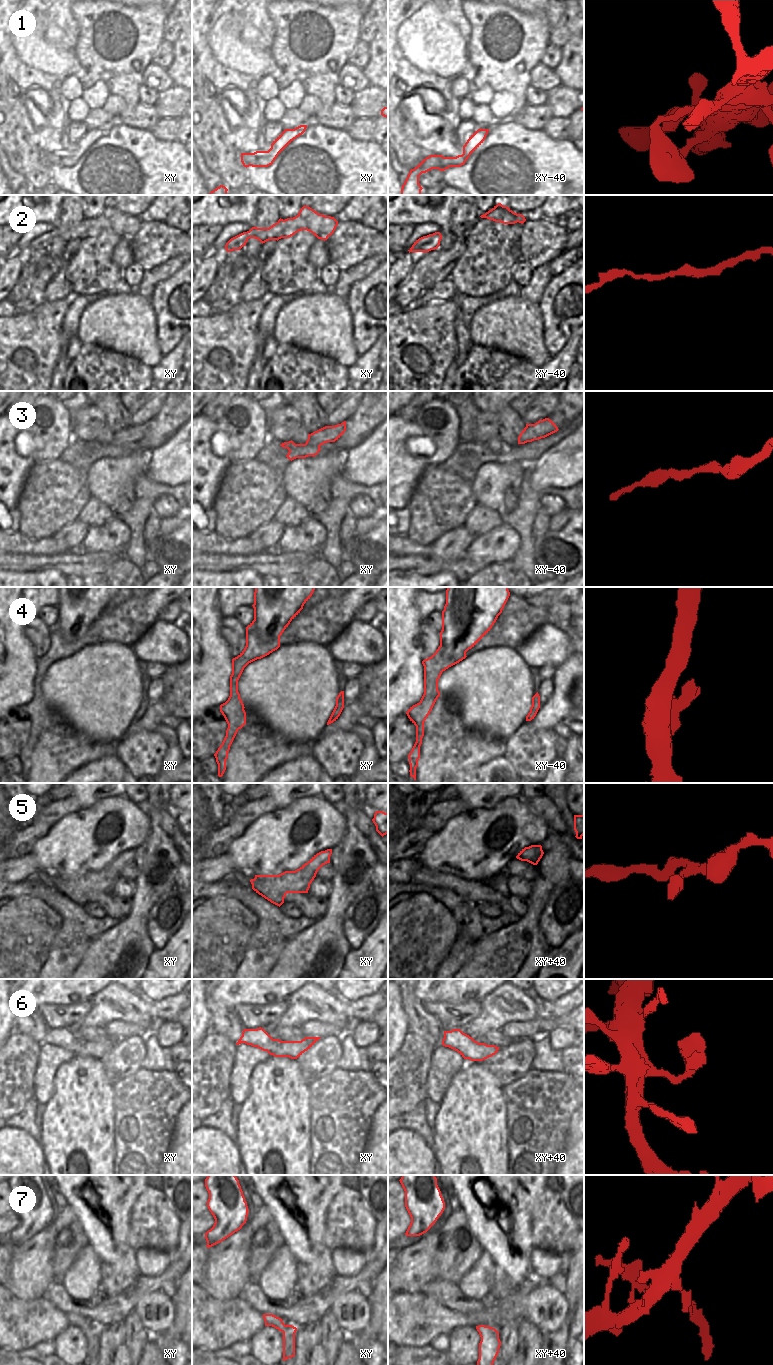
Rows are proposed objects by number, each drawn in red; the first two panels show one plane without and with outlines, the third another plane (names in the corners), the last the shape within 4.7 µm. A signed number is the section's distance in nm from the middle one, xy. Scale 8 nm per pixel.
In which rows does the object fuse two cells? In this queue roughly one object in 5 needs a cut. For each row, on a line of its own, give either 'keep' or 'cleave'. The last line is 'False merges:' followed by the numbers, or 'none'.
1: keep
2: keep
3: keep
4: keep
5: keep
6: keep
7: cleave
False merges: 7

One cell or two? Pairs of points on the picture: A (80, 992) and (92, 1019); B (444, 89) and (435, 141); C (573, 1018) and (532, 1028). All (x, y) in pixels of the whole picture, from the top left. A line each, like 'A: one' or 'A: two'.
A: two
B: one
C: one

